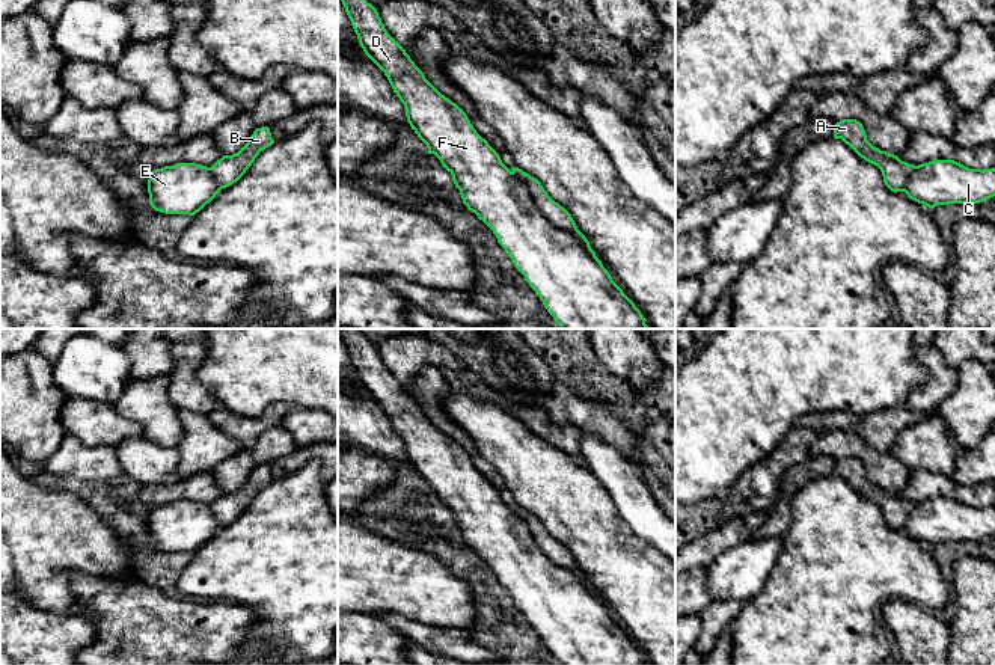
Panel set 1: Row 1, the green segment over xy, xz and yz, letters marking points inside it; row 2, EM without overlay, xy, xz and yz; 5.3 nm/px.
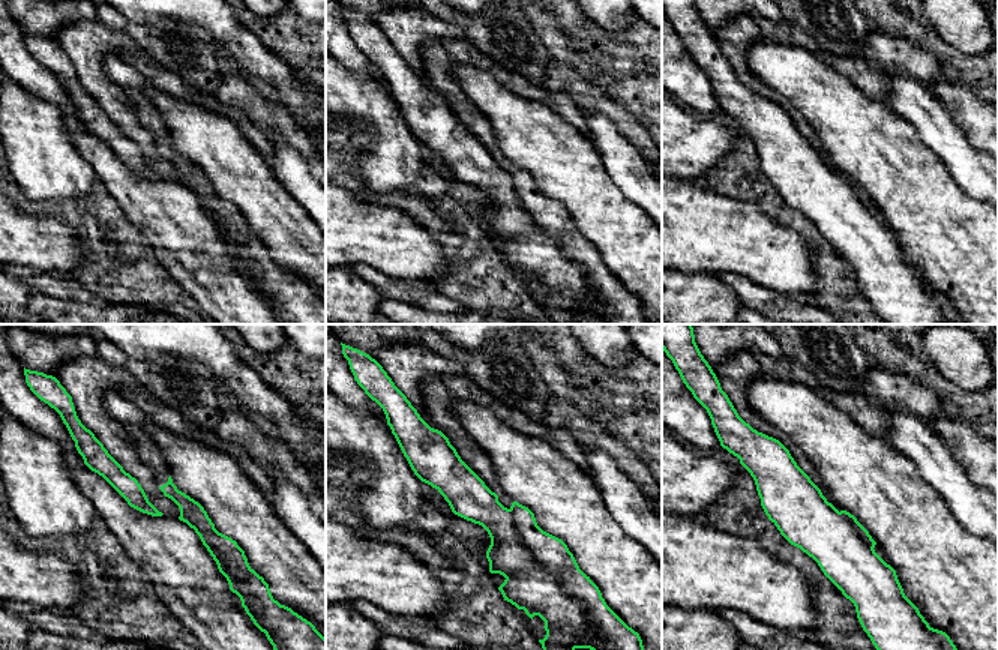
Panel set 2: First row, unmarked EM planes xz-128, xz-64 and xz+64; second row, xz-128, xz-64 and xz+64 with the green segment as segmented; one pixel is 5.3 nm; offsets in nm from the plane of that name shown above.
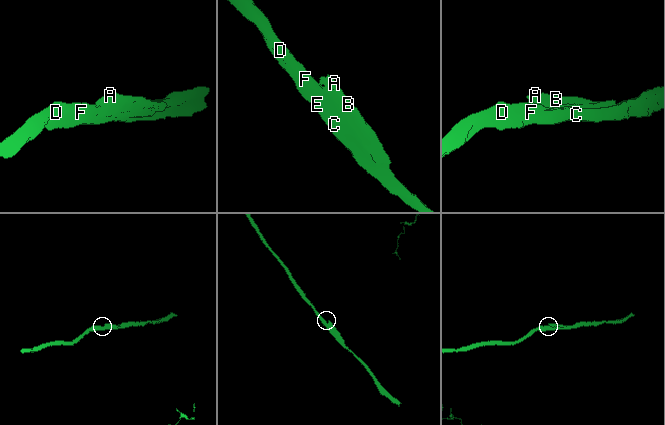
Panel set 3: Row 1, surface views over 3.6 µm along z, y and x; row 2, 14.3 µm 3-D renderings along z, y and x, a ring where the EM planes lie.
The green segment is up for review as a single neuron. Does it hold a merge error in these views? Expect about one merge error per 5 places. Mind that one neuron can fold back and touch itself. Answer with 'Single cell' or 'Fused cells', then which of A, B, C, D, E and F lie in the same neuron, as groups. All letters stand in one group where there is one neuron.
Fused cells. Groups: A B / C D E F

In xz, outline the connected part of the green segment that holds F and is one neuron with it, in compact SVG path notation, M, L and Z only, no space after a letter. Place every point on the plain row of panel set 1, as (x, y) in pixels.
M338 329L365 392L384 410L404 442L407 460L442 504L452 513L463 541L496 573L514 605L561 665L648 665L641 648L612 618L609 609L574 576L537 546L519 516L482 477L467 452L442 433L415 403L406 388L387 371L377 347L357 329Z

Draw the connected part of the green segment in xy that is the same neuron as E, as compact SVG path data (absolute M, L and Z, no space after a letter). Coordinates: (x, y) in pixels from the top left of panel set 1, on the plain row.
M196 501L155 507L148 517L149 543L164 552L194 553L220 528L210 505Z

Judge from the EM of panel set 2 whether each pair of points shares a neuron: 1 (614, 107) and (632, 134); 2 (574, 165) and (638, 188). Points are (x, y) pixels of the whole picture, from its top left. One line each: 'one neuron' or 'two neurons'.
1: one neuron
2: two neurons

